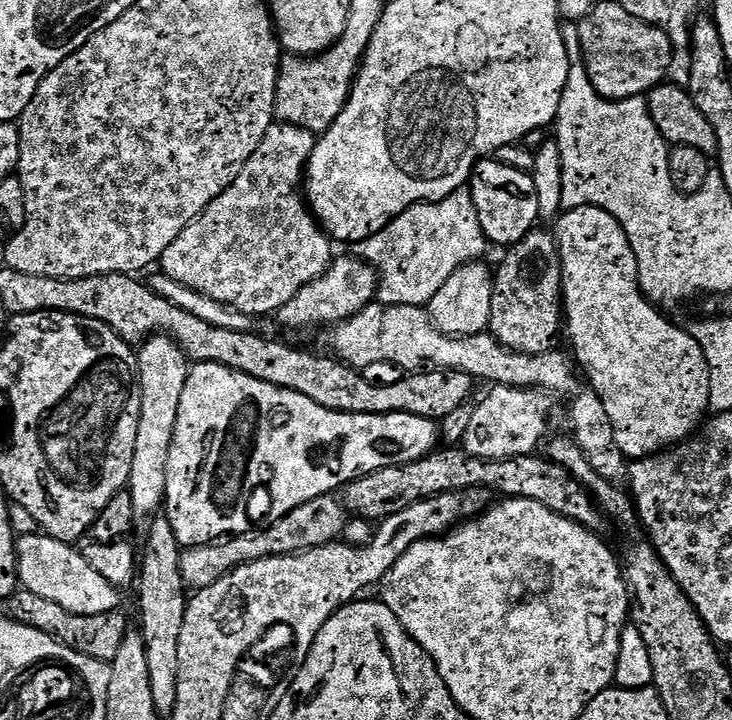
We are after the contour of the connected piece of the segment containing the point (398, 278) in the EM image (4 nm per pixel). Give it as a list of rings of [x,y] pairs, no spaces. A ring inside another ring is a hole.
[[[471,187],[454,190],[454,194],[433,199],[431,204],[415,204],[400,216],[395,216],[378,234],[366,238],[358,245],[358,252],[376,269],[378,300],[382,304],[414,304],[426,306],[444,285],[446,278],[462,264],[481,259],[486,241],[478,210],[474,206]]]

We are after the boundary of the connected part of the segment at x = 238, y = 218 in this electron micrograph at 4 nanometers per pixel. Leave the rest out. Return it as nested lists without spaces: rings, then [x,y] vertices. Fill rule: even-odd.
[[[273,122],[268,127],[267,132],[264,133],[263,138],[260,139],[260,145],[254,150],[254,154],[244,163],[242,170],[234,178],[234,182],[230,182],[228,189],[222,194],[218,194],[218,198],[214,198],[214,202],[210,202],[210,206],[206,206],[203,214],[196,220],[191,220],[186,226],[186,230],[182,230],[182,234],[178,234],[178,238],[174,238],[174,242],[170,242],[170,246],[166,246],[166,250],[160,255],[158,261],[159,267],[164,267],[161,268],[163,275],[174,278],[174,282],[178,282],[202,296],[208,296],[214,302],[224,304],[228,308],[237,308],[240,312],[245,312],[250,318],[264,316],[267,312],[277,313],[295,296],[302,286],[317,280],[334,259],[334,251],[332,252],[334,244],[328,233],[316,223],[316,218],[312,215],[312,209],[308,207],[305,197],[302,195],[302,181],[308,167],[308,159],[316,142],[317,137],[304,128],[283,122]]]

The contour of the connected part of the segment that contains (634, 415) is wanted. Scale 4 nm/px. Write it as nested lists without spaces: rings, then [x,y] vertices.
[[[589,204],[583,208],[570,208],[563,213],[564,217],[556,224],[556,244],[560,247],[559,275],[564,278],[562,289],[562,316],[566,321],[566,336],[572,339],[572,348],[576,351],[575,363],[588,375],[587,383],[602,398],[602,406],[606,406],[606,414],[610,418],[610,426],[614,426],[614,438],[622,450],[622,454],[629,461],[640,460],[644,456],[652,456],[656,452],[663,452],[669,446],[675,446],[682,440],[687,440],[701,427],[705,419],[704,412],[709,411],[708,399],[710,398],[710,370],[706,362],[704,347],[696,341],[695,335],[676,324],[671,324],[663,316],[661,309],[653,301],[644,295],[640,288],[640,275],[638,274],[638,262],[634,250],[630,246],[628,236],[622,230],[620,223],[606,210],[595,208]]]

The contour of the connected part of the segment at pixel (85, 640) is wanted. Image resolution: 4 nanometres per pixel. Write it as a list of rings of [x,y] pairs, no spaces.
[[[23,587],[7,597],[6,607],[8,614],[18,623],[36,627],[66,647],[105,662],[112,661],[114,654],[118,654],[122,642],[128,637],[130,631],[130,625],[128,625],[127,618],[123,616],[123,611],[117,610],[93,616],[70,614],[70,610],[62,610],[62,606],[58,606],[58,602],[50,602],[50,598],[41,598],[40,595]]]

